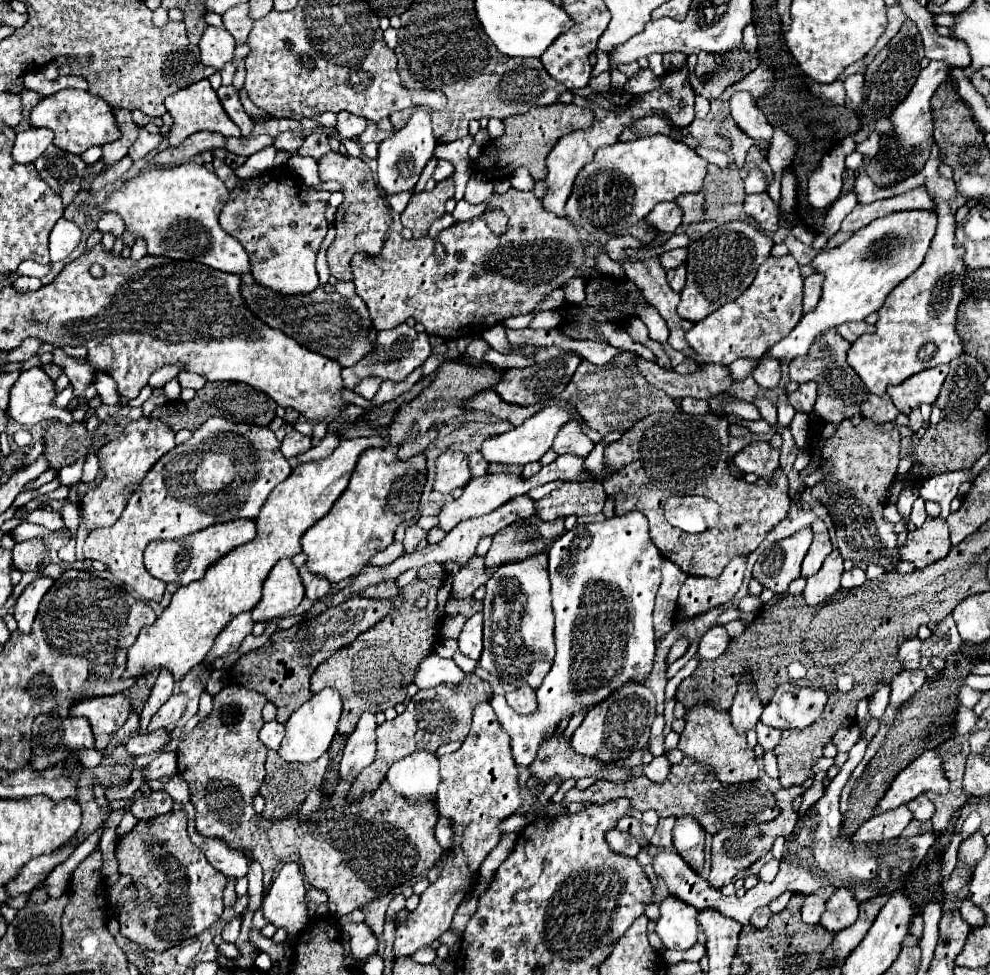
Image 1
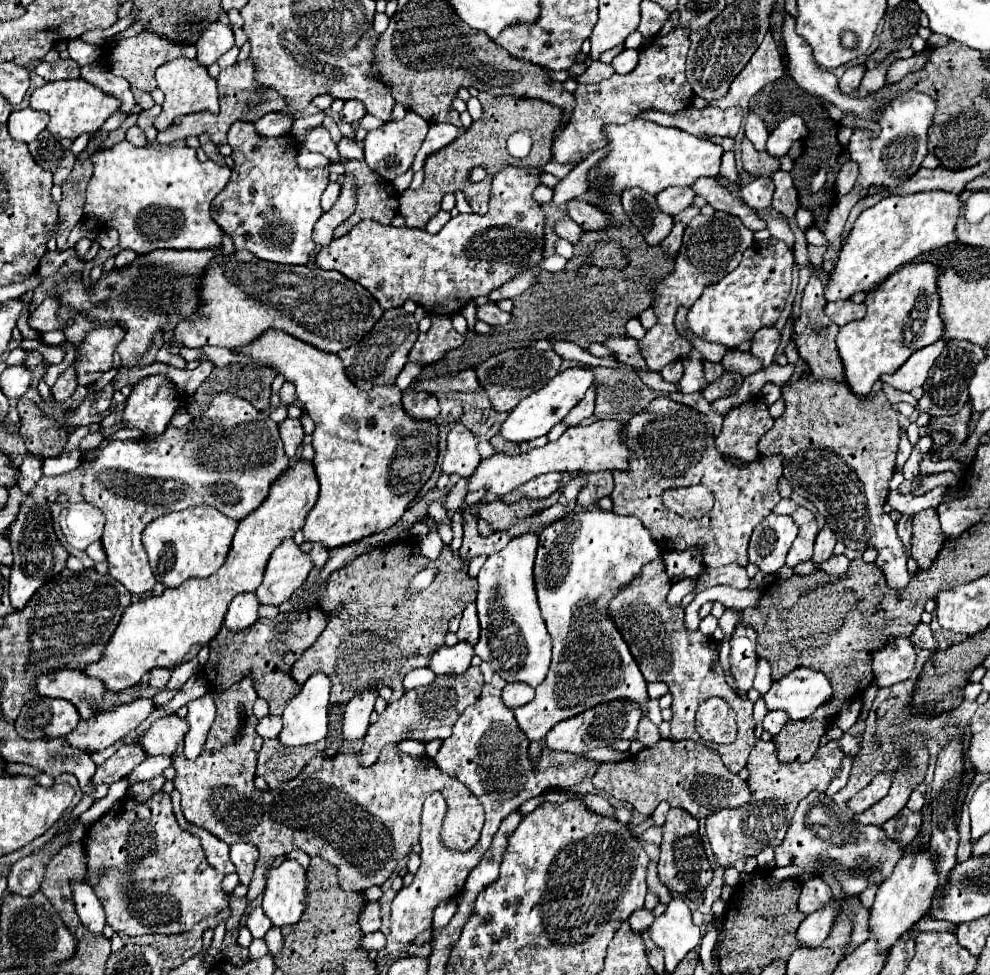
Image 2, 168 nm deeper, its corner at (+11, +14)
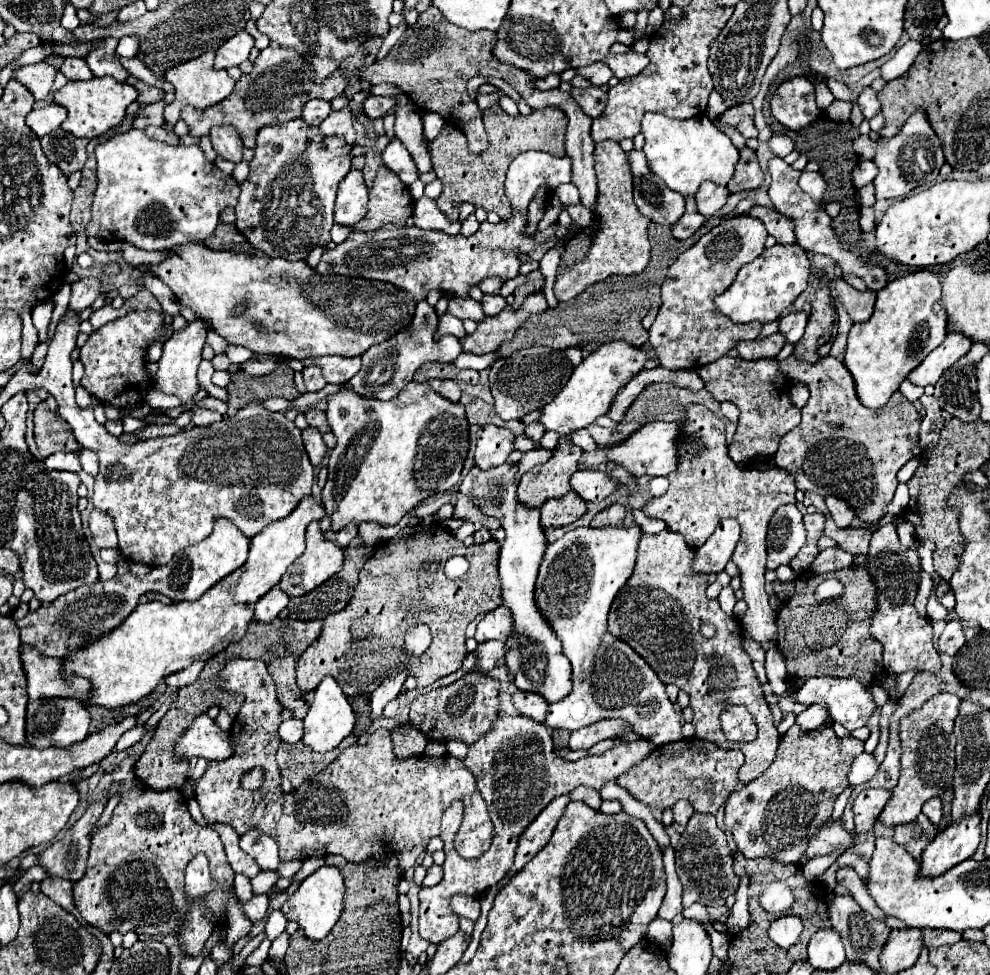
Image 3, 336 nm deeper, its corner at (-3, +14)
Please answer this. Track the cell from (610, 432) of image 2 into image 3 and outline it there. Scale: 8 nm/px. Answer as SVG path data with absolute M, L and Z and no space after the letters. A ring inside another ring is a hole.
M648 422L634 430L626 440L614 446L598 446L592 452L582 452L582 464L586 468L598 468L604 462L622 464L632 476L668 476L676 468L676 442L678 426L674 422Z

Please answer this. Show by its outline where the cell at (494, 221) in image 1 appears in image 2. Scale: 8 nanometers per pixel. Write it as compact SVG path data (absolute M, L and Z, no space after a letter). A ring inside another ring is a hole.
M480 92L478 100L482 104L482 118L474 120L472 126L458 136L454 142L444 146L442 150L430 154L424 162L424 184L418 190L406 190L400 196L400 214L406 218L406 226L410 228L424 228L432 216L440 210L440 200L444 194L460 190L466 196L466 202L472 206L474 212L486 214L488 212L488 194L490 188L488 180L482 180L480 184L468 182L468 172L472 166L484 166L488 174L494 174L494 170L502 170L506 164L520 164L520 160L514 160L506 150L506 140L510 134L518 130L528 130L532 136L532 150L524 158L524 166L546 166L552 158L552 140L554 132L562 120L562 112L554 104L546 104L542 100L514 100L508 96L492 96L488 92Z

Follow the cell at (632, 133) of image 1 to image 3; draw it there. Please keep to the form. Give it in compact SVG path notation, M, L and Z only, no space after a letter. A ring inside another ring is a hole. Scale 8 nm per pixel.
M738 104L728 108L720 118L720 126L734 126L744 138L756 138L758 130L754 126L754 108L752 104Z

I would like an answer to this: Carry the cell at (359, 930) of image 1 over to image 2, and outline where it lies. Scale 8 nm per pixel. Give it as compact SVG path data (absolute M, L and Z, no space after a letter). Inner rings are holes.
M368 902L362 910L362 916L360 916L362 932L376 932L376 930L380 930L380 924L382 924L380 904L378 902Z

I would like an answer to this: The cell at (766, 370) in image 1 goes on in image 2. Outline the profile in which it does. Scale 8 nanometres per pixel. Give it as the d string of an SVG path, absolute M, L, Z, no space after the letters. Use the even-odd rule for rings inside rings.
M764 326L760 332L752 338L752 354L762 358L764 368L768 368L776 356L776 348L780 344L780 330L776 326Z

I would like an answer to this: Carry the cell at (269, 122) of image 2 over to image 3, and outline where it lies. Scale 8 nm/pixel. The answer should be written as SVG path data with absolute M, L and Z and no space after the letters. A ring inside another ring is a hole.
M312 100L304 106L304 114L300 116L306 124L310 126L318 126L326 116L330 114L330 102L324 100Z

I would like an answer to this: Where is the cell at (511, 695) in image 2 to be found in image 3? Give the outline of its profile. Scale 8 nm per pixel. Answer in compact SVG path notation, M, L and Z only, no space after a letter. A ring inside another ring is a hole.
M518 690L512 696L512 704L518 710L518 714L528 716L528 718L538 720L538 722L544 722L544 716L546 716L546 710L548 710L548 702L542 696Z

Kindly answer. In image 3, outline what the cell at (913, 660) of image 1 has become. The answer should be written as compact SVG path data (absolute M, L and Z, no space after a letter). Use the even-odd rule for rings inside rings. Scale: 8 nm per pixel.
M948 622L944 632L938 638L938 650L944 654L954 656L960 648L964 646L964 632L962 632L962 624L960 622Z

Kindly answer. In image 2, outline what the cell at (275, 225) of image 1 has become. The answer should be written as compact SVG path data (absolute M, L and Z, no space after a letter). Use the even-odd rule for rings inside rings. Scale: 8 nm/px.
M236 122L230 128L228 144L234 148L232 152L234 170L226 188L212 202L210 216L214 218L214 222L218 222L220 228L232 236L236 250L250 250L262 260L272 260L272 262L282 262L282 264L308 264L310 252L316 248L312 240L312 228L322 216L320 196L330 182L328 170L326 168L312 168L312 170L300 168L296 160L300 144L294 138L260 136L254 130L254 126L248 122Z

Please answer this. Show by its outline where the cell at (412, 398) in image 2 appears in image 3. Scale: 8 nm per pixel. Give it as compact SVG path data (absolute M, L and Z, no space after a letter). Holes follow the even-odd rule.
M430 380L428 384L430 384L430 388L436 394L440 394L440 396L452 400L452 402L458 402L460 400L460 394L462 392L460 392L460 388L458 388L456 382L452 382L452 380Z

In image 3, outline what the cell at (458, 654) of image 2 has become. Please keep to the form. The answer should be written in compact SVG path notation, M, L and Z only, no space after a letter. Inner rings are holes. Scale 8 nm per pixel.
M488 640L484 644L478 644L472 654L476 656L476 668L478 668L478 672L488 674L496 666L498 658L504 656L504 642Z

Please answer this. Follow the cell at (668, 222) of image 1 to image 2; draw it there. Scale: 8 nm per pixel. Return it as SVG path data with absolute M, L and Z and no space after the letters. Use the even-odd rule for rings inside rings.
M686 186L686 188L666 188L666 192L660 192L656 196L656 200L658 200L658 206L662 206L662 212L676 216L694 202L694 196L696 194L690 186Z

